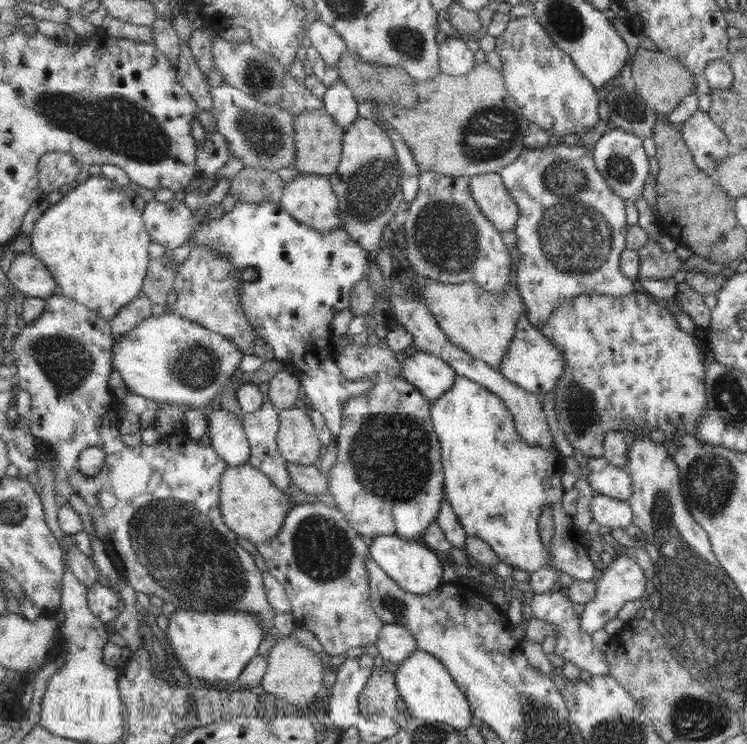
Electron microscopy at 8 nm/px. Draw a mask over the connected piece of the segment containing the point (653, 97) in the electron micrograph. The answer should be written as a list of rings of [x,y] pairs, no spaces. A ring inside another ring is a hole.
[[[638,46],[630,58],[629,65],[630,77],[633,79],[636,94],[659,118],[672,113],[685,96],[696,94],[692,74],[672,55]]]

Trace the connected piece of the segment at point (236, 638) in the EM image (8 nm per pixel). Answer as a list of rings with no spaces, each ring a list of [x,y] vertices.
[[[177,609],[169,618],[167,635],[170,651],[181,662],[185,672],[193,678],[201,678],[201,684],[213,684],[221,688],[223,684],[235,682],[245,667],[258,655],[264,638],[264,628],[253,614],[247,612],[197,612],[197,610]]]

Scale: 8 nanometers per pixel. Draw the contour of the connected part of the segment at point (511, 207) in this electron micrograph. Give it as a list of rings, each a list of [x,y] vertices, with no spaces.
[[[499,173],[471,177],[470,187],[480,209],[499,231],[517,228],[520,210]]]

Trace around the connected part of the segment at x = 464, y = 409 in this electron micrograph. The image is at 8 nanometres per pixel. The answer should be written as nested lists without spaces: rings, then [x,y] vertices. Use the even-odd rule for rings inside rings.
[[[456,375],[455,385],[451,390],[448,390],[435,404],[432,404],[432,421],[434,424],[434,429],[437,431],[438,438],[442,444],[442,456],[445,458],[445,498],[452,504],[460,523],[464,526],[465,532],[468,536],[476,536],[485,540],[487,544],[491,545],[491,548],[497,553],[500,560],[513,568],[519,570],[528,571],[529,574],[535,573],[543,567],[551,567],[557,570],[558,573],[566,573],[571,576],[571,578],[579,580],[596,580],[600,575],[601,569],[598,563],[593,562],[589,558],[589,552],[587,552],[587,544],[585,540],[584,532],[576,525],[573,520],[573,516],[565,514],[563,509],[563,494],[565,494],[565,488],[561,484],[561,476],[563,472],[566,472],[564,465],[564,456],[561,456],[559,451],[555,448],[543,448],[539,446],[531,446],[520,434],[516,427],[516,422],[513,418],[513,413],[509,410],[509,407],[502,401],[502,398],[498,395],[481,386],[480,383],[473,382],[473,380],[460,375]],[[550,508],[552,510],[552,515],[554,516],[556,531],[554,538],[550,544],[544,544],[542,541],[542,536],[540,533],[540,518],[542,514]]]

